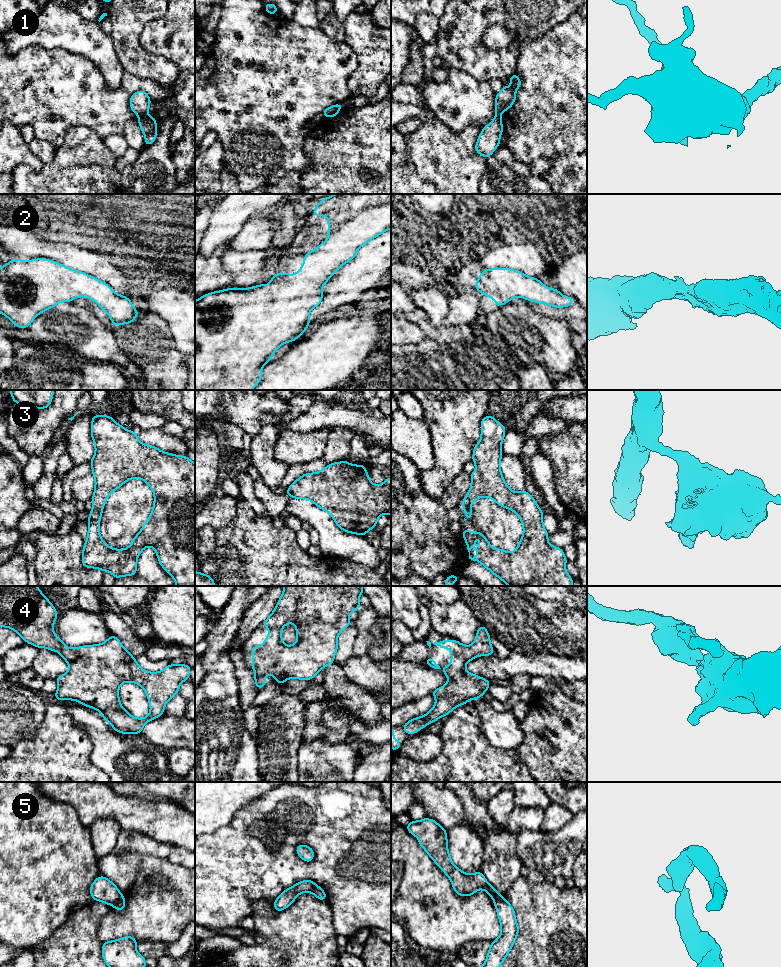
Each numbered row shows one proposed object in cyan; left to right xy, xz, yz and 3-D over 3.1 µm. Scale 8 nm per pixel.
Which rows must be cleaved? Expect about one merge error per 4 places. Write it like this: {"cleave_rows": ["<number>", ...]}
{"cleave_rows": ["1", "5"]}

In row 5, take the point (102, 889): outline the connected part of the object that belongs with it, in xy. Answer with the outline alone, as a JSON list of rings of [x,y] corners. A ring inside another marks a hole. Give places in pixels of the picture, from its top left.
[[[104,876],[97,877],[91,884],[90,894],[95,901],[100,901],[111,906],[114,906],[122,896],[116,885]]]

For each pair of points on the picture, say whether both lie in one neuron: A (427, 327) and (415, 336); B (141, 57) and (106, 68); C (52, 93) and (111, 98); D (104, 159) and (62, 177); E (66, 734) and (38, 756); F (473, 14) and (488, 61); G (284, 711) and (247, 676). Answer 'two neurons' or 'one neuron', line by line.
A: two neurons
B: two neurons
C: one neuron
D: one neuron
E: one neuron
F: one neuron
G: two neurons

